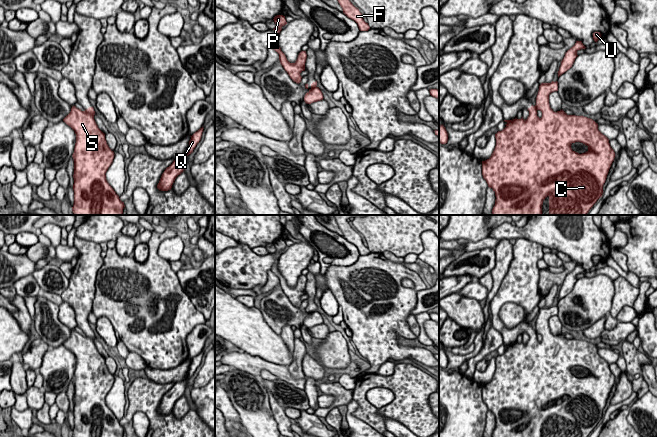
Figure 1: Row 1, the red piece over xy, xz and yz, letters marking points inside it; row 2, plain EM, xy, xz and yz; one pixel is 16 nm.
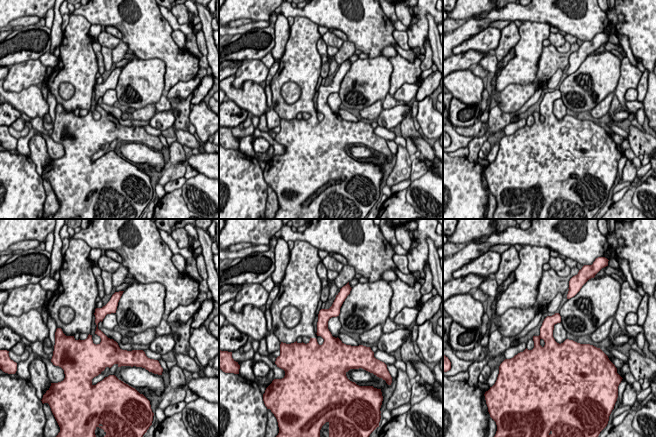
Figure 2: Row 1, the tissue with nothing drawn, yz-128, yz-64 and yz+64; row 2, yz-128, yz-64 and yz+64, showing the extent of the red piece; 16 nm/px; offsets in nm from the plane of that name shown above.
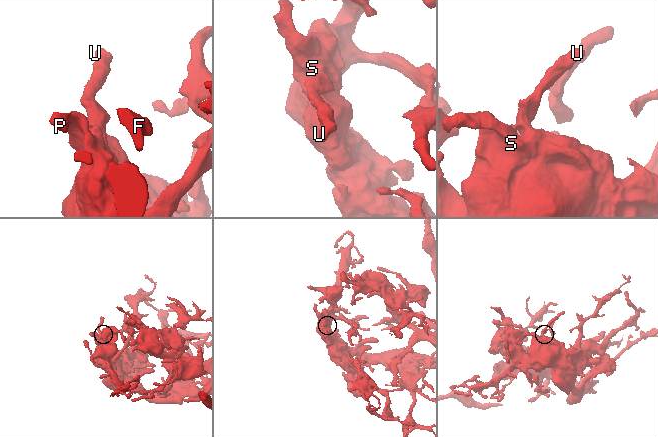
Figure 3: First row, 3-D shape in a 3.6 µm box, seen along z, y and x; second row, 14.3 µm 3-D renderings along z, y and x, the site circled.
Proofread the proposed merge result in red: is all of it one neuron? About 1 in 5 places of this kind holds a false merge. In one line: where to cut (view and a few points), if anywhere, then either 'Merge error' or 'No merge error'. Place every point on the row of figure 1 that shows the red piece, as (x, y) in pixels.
No split. No merge error

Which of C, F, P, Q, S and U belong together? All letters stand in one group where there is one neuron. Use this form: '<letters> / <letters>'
C F P Q S U

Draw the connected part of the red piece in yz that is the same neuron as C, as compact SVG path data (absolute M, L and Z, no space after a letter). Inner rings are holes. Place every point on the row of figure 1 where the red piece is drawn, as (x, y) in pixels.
M552 81L551 83L541 83L536 97L536 105L532 105L528 108L528 118L526 120L524 120L523 117L521 119L515 118L513 120L504 120L507 123L506 127L502 131L498 131L495 134L495 149L489 159L482 161L483 178L486 180L488 187L493 189L496 196L495 205L492 209L492 215L542 215L543 201L547 196L549 197L549 215L587 215L597 200L602 197L603 185L606 181L609 169L616 154L610 146L609 139L598 130L598 124L594 120L584 116L567 115L563 110L554 112L550 108L549 95L555 91L558 91L557 81ZM575 142L581 142L587 145L588 151L582 154L573 151L571 144Z

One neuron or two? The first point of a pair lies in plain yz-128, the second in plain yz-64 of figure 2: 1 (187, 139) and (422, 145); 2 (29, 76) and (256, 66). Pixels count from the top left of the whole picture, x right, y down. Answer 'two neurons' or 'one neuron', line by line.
1: one neuron
2: one neuron

